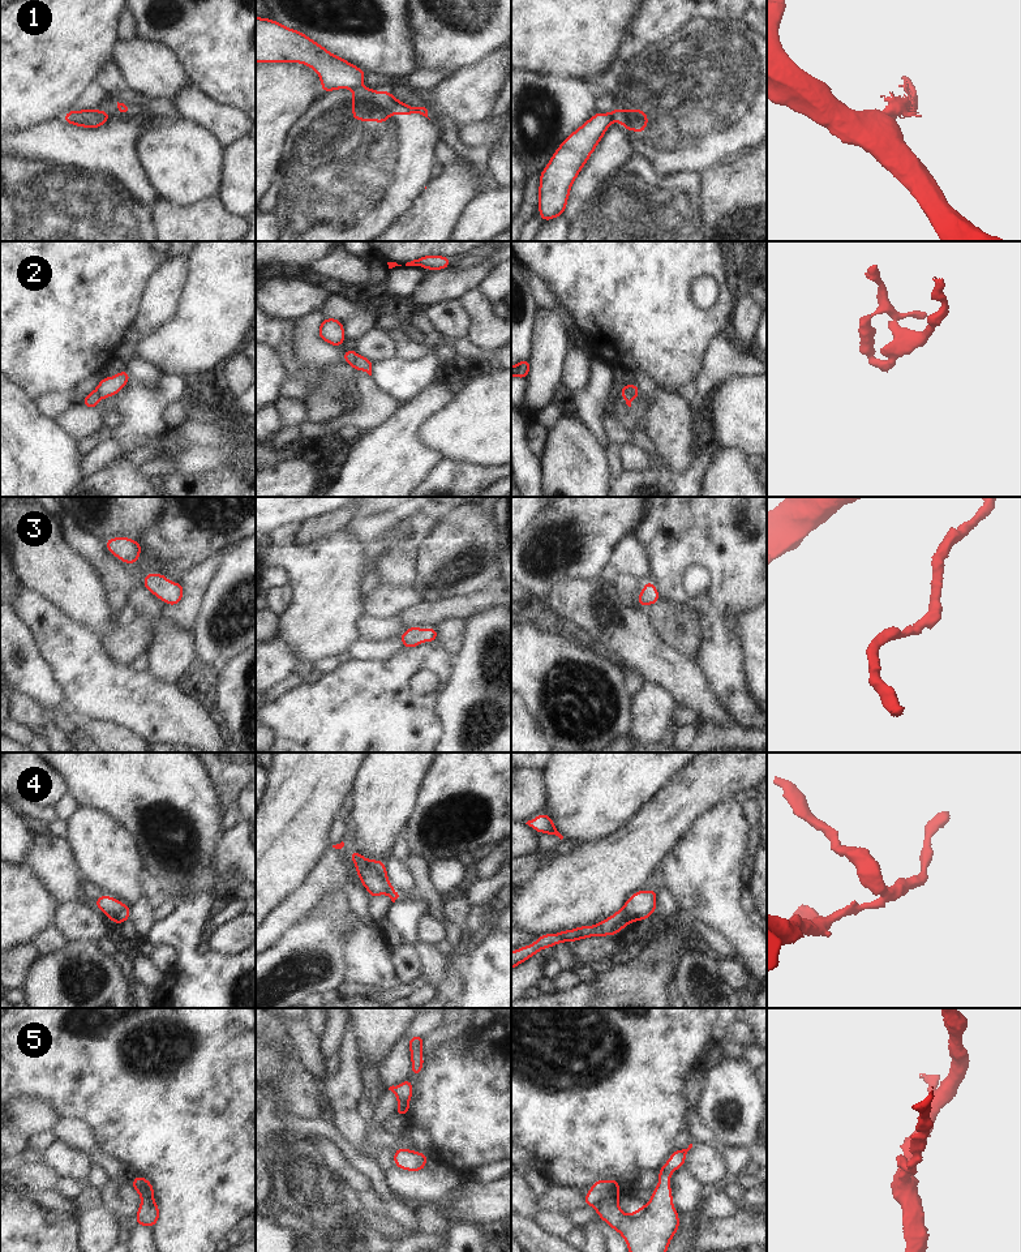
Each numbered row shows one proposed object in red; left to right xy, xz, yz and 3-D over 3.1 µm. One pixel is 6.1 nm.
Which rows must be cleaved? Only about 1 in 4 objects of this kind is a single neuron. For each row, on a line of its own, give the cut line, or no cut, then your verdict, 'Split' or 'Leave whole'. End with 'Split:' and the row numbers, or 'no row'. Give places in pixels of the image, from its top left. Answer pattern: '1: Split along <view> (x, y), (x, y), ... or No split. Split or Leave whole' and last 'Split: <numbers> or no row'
1: Split along xz (361, 85), (354, 90). Split
2: Split along yz (623, 386), (634, 398). Split
3: No split. Leave whole
4: Split along xz (367, 861), (376, 874), (387, 880). Split
5: Split along yz (616, 1199), (605, 1199), (596, 1208). Split
Split: 1, 2, 4, 5.

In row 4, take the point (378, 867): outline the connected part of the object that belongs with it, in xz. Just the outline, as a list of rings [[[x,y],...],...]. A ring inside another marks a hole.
[[[369,859],[368,865],[370,870],[378,875],[381,879],[389,880],[387,871],[386,871],[386,862],[378,859]]]

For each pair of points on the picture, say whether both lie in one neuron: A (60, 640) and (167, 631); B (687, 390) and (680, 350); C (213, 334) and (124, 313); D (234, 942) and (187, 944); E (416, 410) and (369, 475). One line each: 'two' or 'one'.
A: two
B: two
C: two
D: two
E: one

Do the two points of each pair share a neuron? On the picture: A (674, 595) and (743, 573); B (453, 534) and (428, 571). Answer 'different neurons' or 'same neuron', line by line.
A: same neuron
B: same neuron

